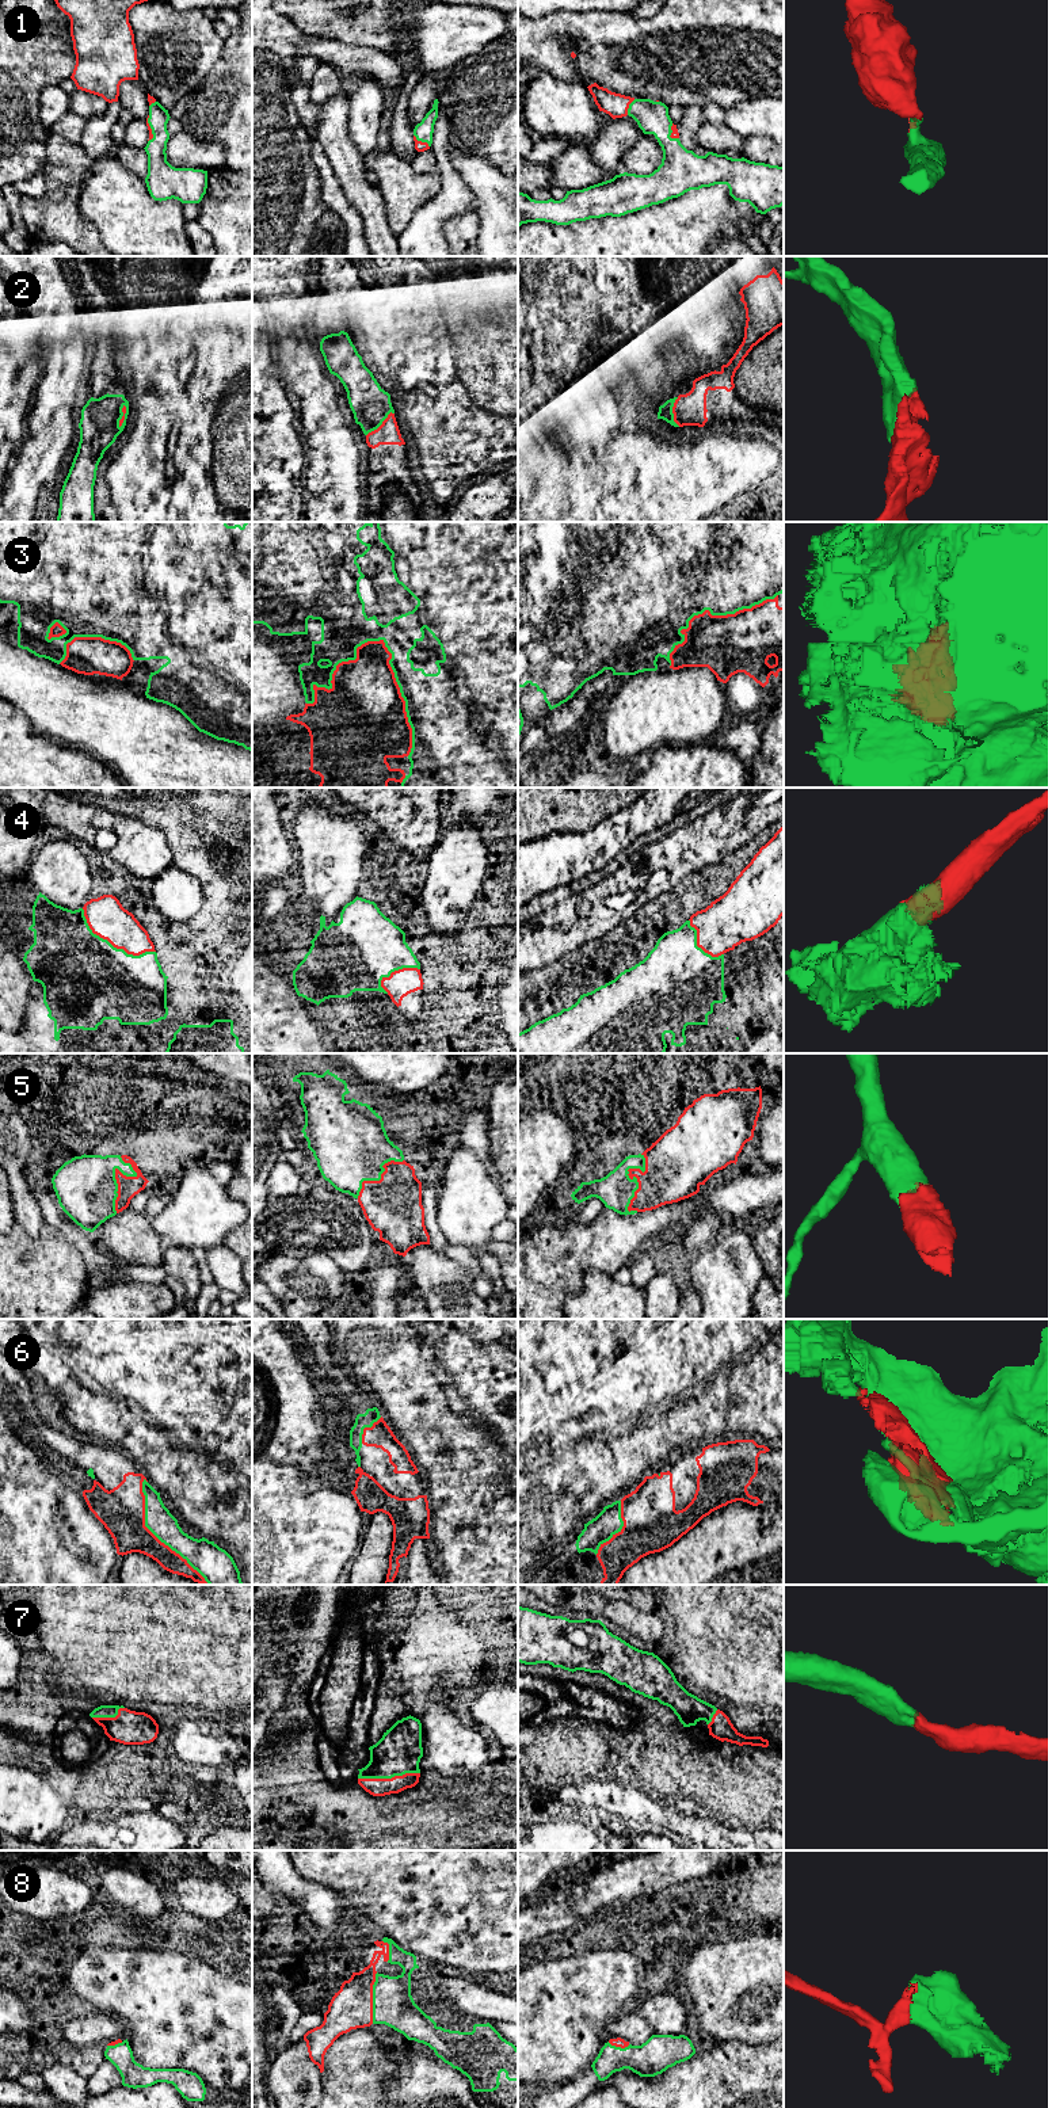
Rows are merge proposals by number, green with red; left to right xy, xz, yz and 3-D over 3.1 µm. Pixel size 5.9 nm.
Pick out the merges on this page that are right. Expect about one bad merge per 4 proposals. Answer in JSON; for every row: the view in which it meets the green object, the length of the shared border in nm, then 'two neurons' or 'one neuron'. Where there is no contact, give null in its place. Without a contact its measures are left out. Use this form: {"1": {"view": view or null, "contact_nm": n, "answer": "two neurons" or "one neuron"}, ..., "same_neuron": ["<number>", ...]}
{"1": {"view": "xz", "contact_nm": 120, "answer": "one neuron"}, "2": {"view": "xz", "contact_nm": 220, "answer": "one neuron"}, "3": {"view": "xz", "contact_nm": 750, "answer": "two neurons"}, "4": {"view": "xy", "contact_nm": 500, "answer": "one neuron"}, "5": {"view": "yz", "contact_nm": 360, "answer": "one neuron"}, "6": {"view": "xy", "contact_nm": 750, "answer": "one neuron"}, "7": {"view": "xz", "contact_nm": 380, "answer": "one neuron"}, "8": {"view": "xz", "contact_nm": 300, "answer": "one neuron"}, "same_neuron": ["1", "2", "4", "5", "6", "7", "8"]}

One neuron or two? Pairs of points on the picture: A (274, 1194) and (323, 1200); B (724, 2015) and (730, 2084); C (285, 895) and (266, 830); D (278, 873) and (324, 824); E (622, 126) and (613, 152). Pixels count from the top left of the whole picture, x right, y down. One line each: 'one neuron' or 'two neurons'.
A: two neurons
B: two neurons
C: one neuron
D: two neurons
E: one neuron

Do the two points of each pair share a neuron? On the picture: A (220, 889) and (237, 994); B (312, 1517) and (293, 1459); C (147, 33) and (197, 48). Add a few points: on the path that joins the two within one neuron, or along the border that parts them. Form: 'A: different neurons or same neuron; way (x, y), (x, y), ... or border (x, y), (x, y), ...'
A: same neuron; way (237, 915), (237, 968)
B: same neuron; way (297, 1502), (293, 1498), (293, 1474)
C: same neuron; way (159, 33), (174, 48), (185, 48)

